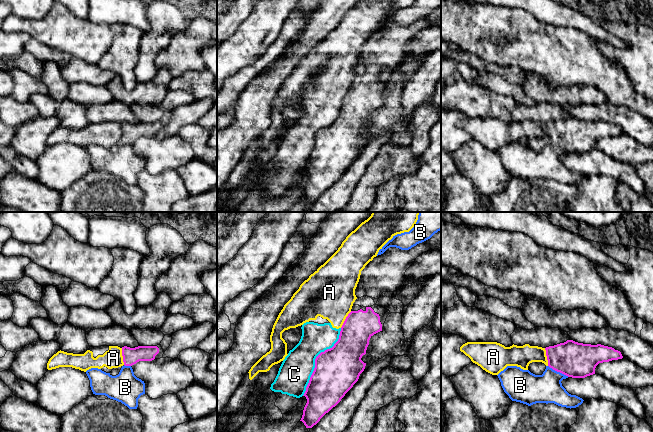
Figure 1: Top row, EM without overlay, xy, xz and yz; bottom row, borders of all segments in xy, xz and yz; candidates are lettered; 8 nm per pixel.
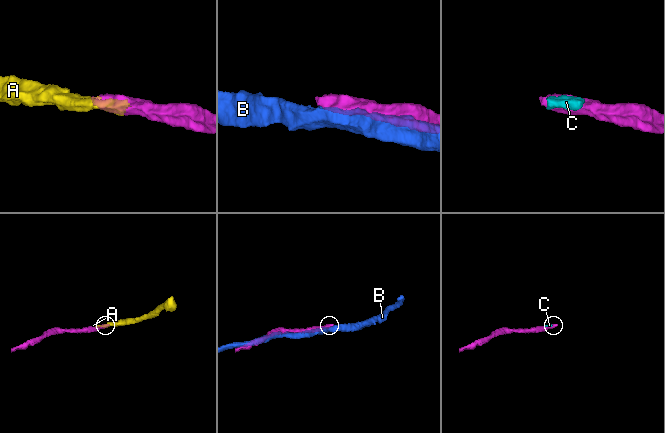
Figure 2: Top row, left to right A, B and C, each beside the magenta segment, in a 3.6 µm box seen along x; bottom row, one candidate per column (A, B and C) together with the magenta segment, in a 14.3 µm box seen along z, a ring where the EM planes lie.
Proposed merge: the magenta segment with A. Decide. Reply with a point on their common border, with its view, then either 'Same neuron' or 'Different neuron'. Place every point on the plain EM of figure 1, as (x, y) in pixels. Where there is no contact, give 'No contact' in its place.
Touches magenta at yz (547, 133). Different neuron

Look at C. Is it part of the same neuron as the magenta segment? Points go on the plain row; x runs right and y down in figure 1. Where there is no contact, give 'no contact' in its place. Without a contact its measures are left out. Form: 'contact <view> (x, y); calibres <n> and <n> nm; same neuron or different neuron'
contact xz (315, 135); calibres 360 and 260 nm; different neuron

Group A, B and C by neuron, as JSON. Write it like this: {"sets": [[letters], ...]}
{"sets": [["A", "C"], ["B"]]}

